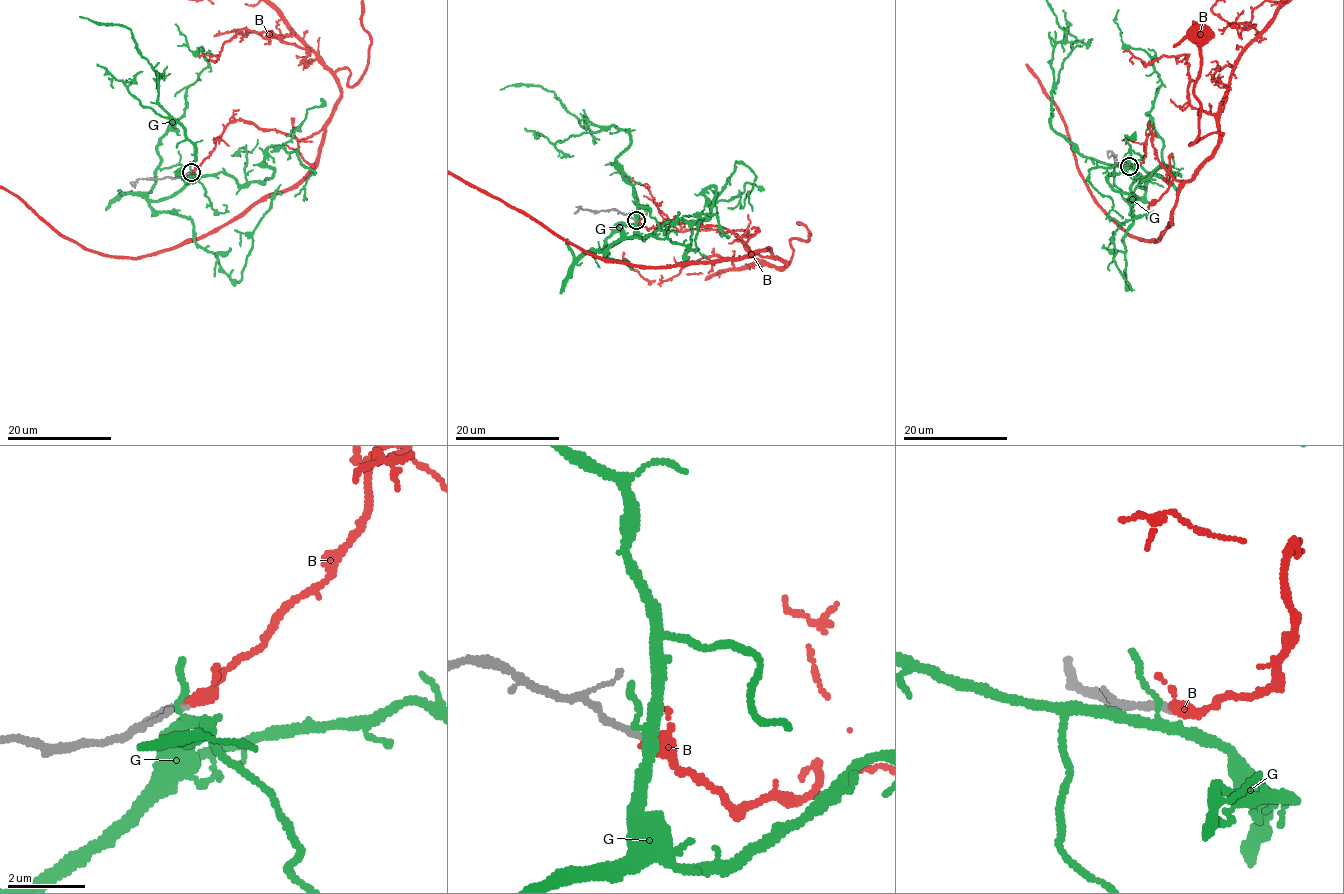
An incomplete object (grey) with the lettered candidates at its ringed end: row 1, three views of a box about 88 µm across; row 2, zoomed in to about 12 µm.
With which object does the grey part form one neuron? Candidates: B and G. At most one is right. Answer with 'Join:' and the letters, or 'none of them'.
Join: B

